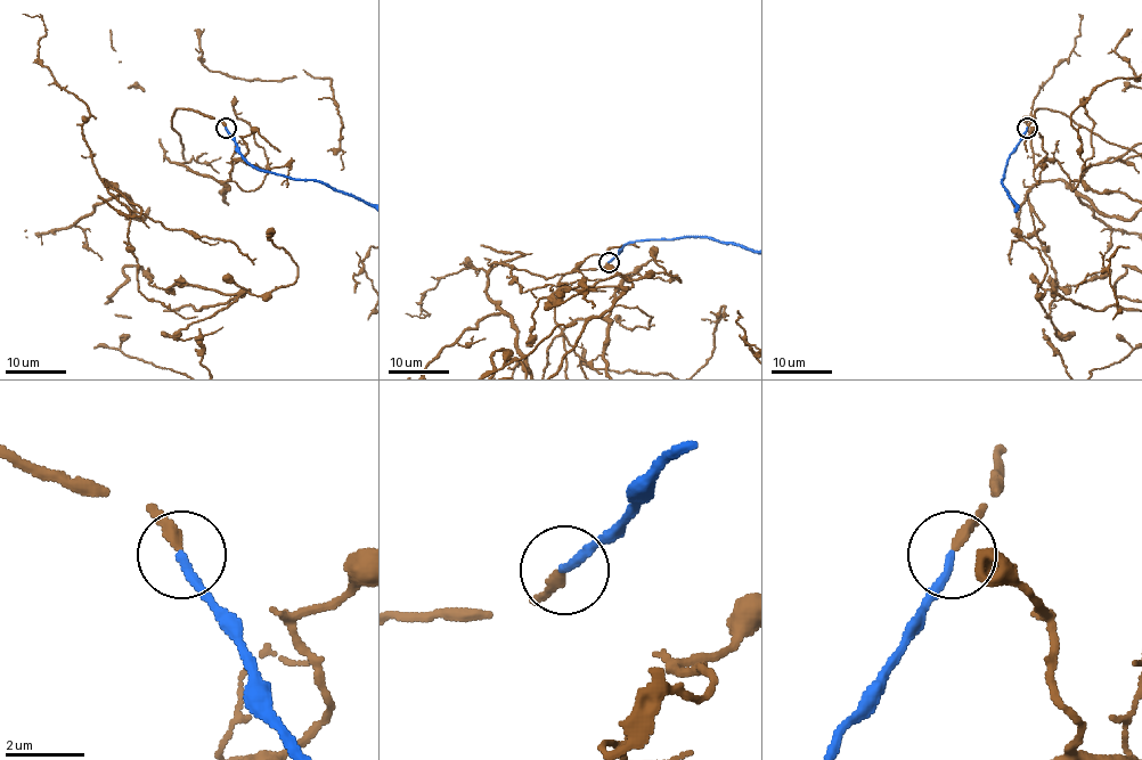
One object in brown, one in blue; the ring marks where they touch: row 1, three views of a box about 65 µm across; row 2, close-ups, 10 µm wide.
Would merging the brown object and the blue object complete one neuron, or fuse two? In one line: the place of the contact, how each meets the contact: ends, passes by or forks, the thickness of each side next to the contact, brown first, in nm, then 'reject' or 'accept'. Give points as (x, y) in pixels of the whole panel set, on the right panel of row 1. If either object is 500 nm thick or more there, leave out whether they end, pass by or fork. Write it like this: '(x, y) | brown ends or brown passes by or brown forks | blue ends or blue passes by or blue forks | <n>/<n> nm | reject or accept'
(1027, 128) | brown ends | blue ends | 240/220 nm | accept

